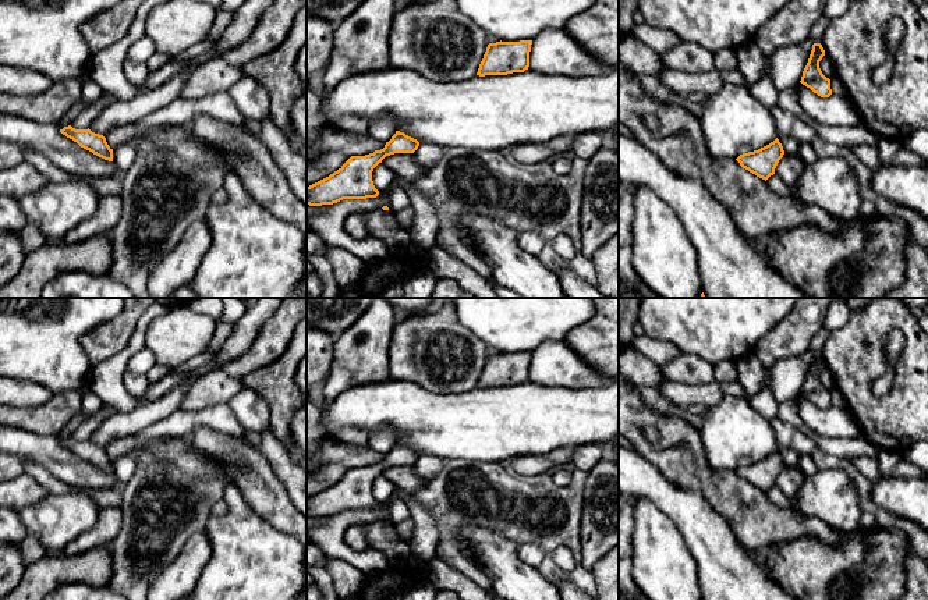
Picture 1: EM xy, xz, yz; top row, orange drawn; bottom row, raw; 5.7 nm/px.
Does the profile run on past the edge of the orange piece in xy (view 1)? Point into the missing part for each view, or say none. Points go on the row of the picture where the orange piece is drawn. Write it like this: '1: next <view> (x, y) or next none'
1: next none

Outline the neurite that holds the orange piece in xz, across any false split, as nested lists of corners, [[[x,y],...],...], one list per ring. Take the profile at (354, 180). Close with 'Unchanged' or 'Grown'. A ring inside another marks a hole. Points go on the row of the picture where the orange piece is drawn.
[[[396,131],[385,148],[365,156],[351,156],[337,171],[307,187],[307,206],[333,205],[343,199],[376,198],[379,191],[372,181],[373,168],[386,156],[414,153],[419,142]]]. Unchanged

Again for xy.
[[[71,125],[64,127],[60,132],[93,155],[113,161],[113,149],[107,145],[103,135],[95,134],[89,128],[75,129]]]. Unchanged

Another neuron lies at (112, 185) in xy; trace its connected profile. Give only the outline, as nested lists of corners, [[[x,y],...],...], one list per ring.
[[[26,149],[24,153],[25,153],[24,160],[32,164],[36,170],[39,170],[47,178],[47,181],[52,182],[63,182],[71,180],[86,181],[88,184],[92,185],[92,188],[98,192],[99,196],[107,196],[107,195],[121,196],[123,194],[123,185],[120,177],[93,178],[85,175],[74,175],[56,167],[49,159],[46,159],[43,155],[32,149]]]

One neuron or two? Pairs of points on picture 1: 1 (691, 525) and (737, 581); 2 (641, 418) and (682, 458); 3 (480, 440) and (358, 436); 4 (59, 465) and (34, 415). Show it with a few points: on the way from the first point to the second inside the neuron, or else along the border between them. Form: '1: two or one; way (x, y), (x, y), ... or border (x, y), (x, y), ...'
1: one; way (705, 539), (716, 550), (725, 567)
2: one; way (654, 419), (670, 436), (670, 446)
3: two; border (336, 430), (357, 428), (368, 433)
4: two; border (14, 426), (55, 437)

